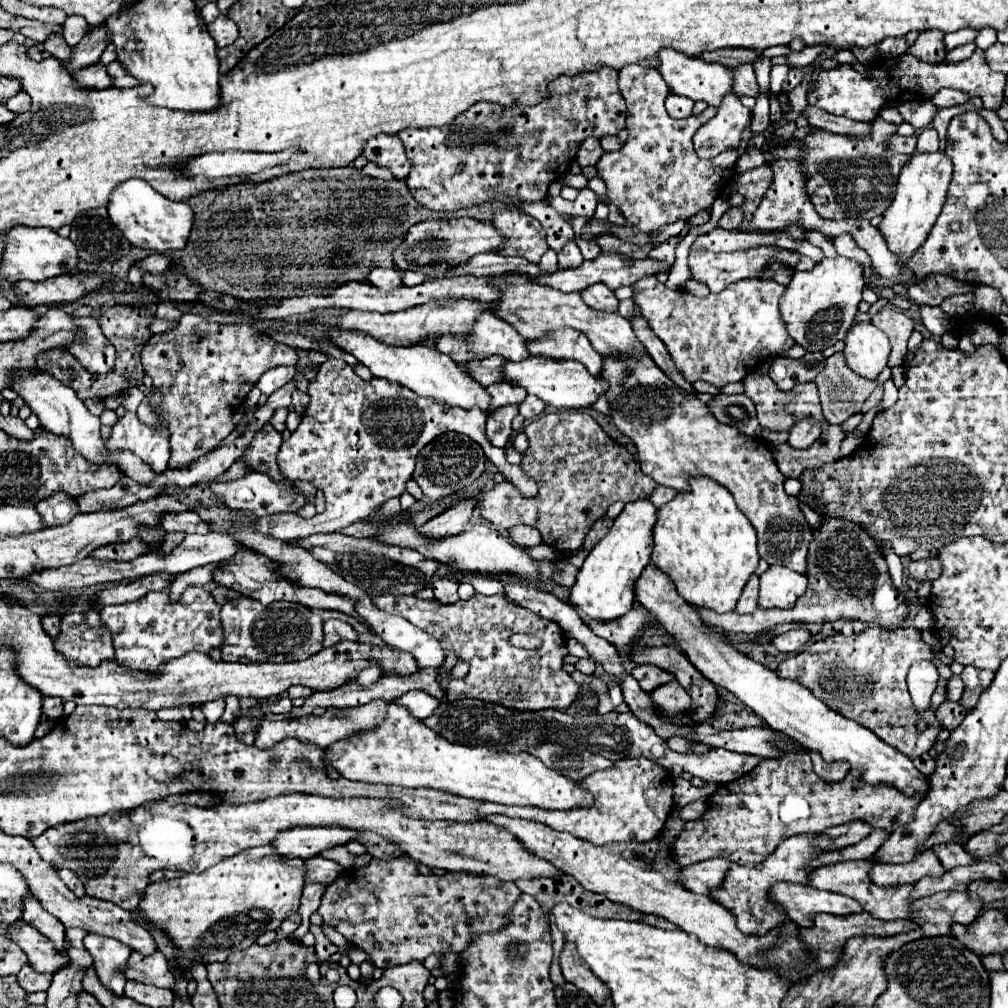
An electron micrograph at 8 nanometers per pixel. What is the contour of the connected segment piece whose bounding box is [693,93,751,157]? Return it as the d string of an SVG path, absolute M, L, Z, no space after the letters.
M727 93L719 105L715 117L711 117L693 135L693 145L699 157L715 157L729 149L739 149L741 135L751 121L751 109L747 109L739 95Z

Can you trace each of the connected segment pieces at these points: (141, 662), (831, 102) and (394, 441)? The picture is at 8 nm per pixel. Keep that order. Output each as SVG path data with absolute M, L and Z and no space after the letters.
M169 587L143 595L135 603L109 605L99 611L101 623L113 635L115 661L131 671L157 673L173 657L183 657L189 651L209 653L223 645L223 629L219 619L221 605L203 587L187 587L179 601L171 603Z
M975 49L975 53L969 59L959 63L945 63L945 61L923 63L913 55L899 55L893 59L881 59L875 65L873 77L865 77L857 73L851 65L841 65L831 71L821 71L817 79L817 87L807 93L807 101L809 105L825 109L833 115L871 123L879 113L879 109L889 105L889 95L891 95L891 105L897 105L905 99L921 99L921 95L923 99L929 99L943 87L959 89L971 97L979 97L985 109L999 109L1005 101L1005 95L1003 95L1005 81L1007 81L1007 75L993 71L989 67L983 49Z
M327 359L319 367L307 393L311 403L305 409L299 427L287 441L283 441L277 463L287 479L305 479L317 489L323 489L327 509L325 513L311 518L303 518L292 512L261 517L257 529L265 535L295 541L315 533L335 533L355 521L361 521L387 499L399 497L405 491L405 483L415 469L417 453L437 435L447 431L463 433L477 441L503 479L515 485L523 497L537 495L539 487L535 479L525 475L519 465L507 463L505 451L487 441L487 417L483 417L479 409L465 411L459 407L441 405L427 397L419 397L407 387L399 387L379 377L363 381L343 359Z

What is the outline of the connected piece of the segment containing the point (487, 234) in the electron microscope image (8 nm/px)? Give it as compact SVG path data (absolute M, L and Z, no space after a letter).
M437 219L423 221L411 227L405 241L395 249L393 259L399 269L423 271L429 277L443 277L453 267L469 261L477 253L497 253L505 243L503 235L487 221L477 219Z

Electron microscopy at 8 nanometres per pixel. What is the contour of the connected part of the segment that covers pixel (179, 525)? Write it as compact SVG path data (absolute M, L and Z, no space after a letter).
M193 511L181 513L163 513L159 517L159 525L165 531L185 531L185 533L209 533L209 525L197 517Z

